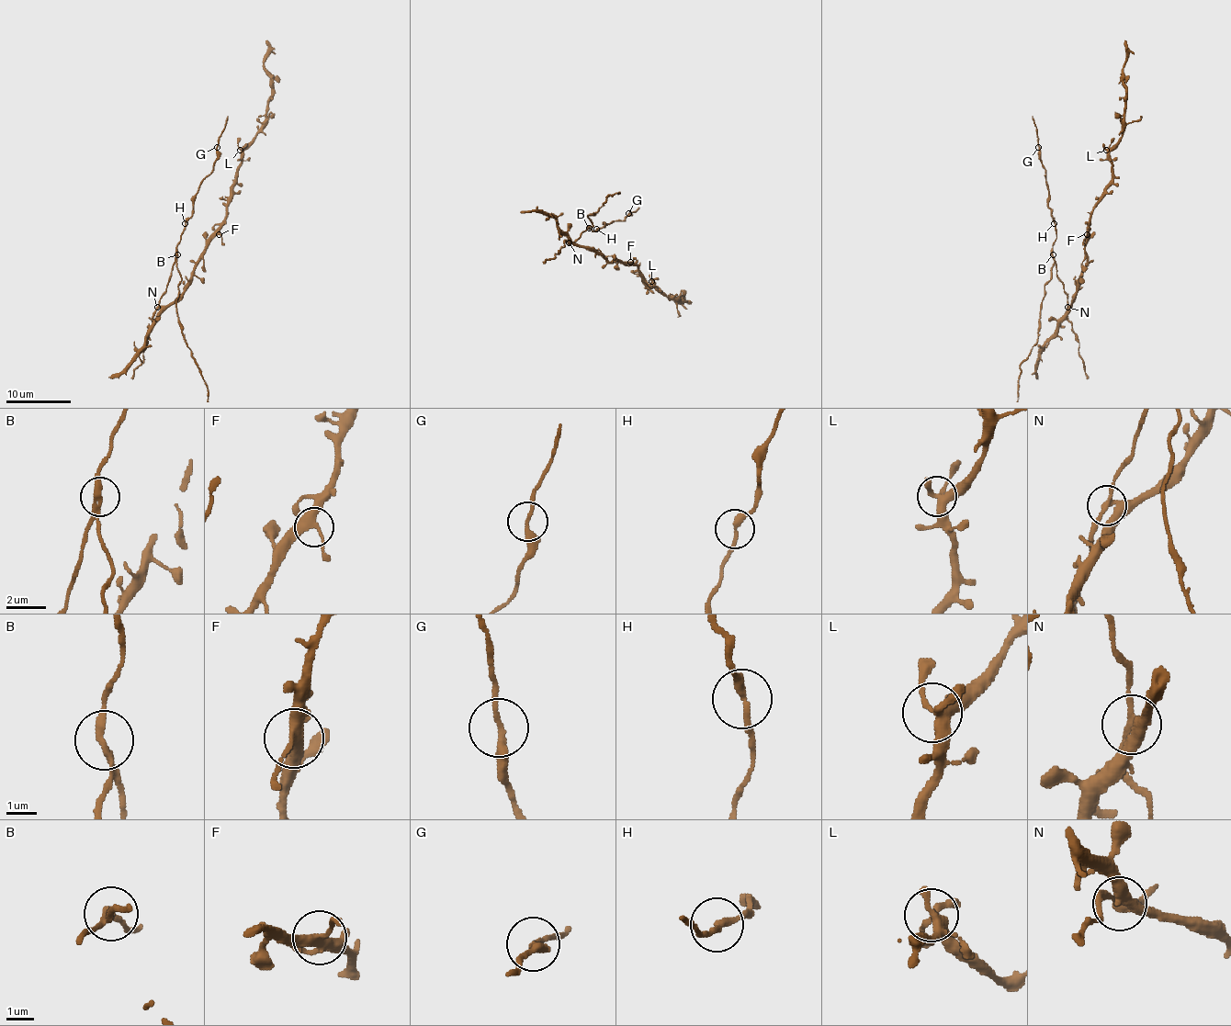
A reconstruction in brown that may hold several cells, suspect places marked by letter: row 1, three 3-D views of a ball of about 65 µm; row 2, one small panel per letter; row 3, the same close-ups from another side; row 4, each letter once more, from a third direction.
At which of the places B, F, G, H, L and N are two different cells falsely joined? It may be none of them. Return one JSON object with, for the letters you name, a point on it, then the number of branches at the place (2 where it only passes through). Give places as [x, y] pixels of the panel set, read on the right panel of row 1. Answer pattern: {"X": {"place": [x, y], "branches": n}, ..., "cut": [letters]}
{"B": {"place": [1053, 254], "branches": 2}, "N": {"place": [1067, 307], "branches": 4}, "cut": ["B", "N"]}

